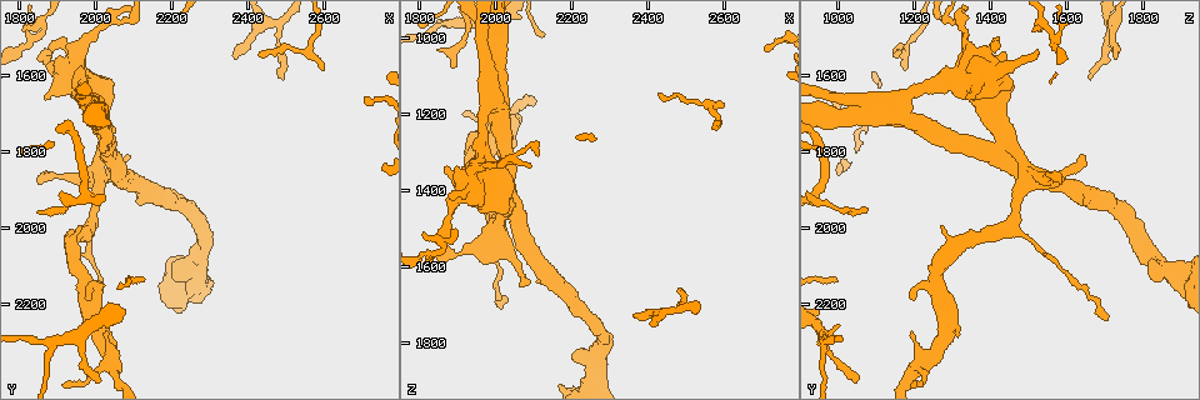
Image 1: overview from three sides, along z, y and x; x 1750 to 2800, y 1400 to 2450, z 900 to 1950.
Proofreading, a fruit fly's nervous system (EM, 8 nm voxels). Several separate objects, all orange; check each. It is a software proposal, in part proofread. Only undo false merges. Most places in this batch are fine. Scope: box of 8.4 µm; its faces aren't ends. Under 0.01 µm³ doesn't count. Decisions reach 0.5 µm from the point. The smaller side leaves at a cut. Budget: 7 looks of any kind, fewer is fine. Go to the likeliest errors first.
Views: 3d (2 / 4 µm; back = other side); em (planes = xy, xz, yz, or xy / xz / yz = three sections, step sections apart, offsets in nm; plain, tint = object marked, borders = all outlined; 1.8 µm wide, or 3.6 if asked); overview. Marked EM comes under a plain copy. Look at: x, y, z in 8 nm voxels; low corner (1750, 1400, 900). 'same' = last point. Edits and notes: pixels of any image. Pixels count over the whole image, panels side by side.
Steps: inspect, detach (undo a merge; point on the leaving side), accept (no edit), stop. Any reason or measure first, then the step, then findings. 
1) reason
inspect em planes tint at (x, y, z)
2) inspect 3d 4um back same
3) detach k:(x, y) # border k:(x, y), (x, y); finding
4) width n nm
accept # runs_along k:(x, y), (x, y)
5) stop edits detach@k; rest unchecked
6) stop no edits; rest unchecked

looks like a crossing
inspect em 3.6um planes tint at (2025, 1785, 1445)

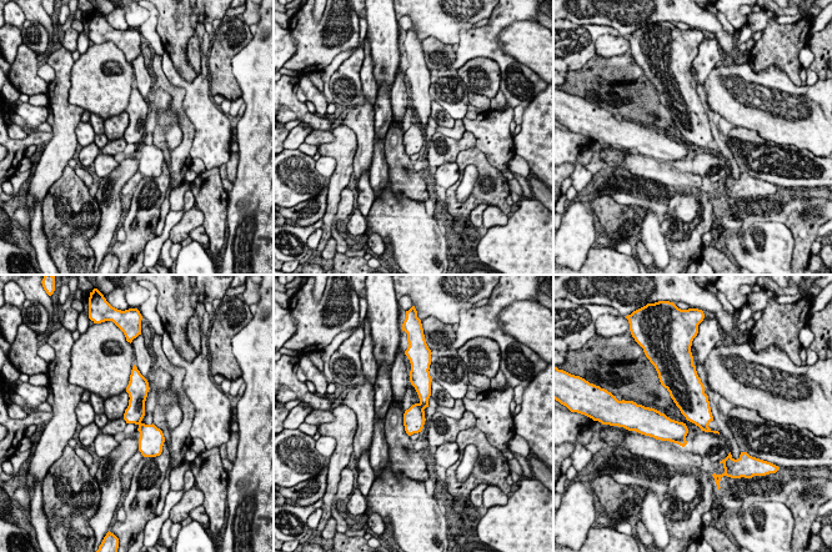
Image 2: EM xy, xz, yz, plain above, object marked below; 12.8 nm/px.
detach 2:(422, 387) # border 2:(419, 404), (424, 409); two neurons meet here

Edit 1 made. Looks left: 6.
see it whole again
inspect overview

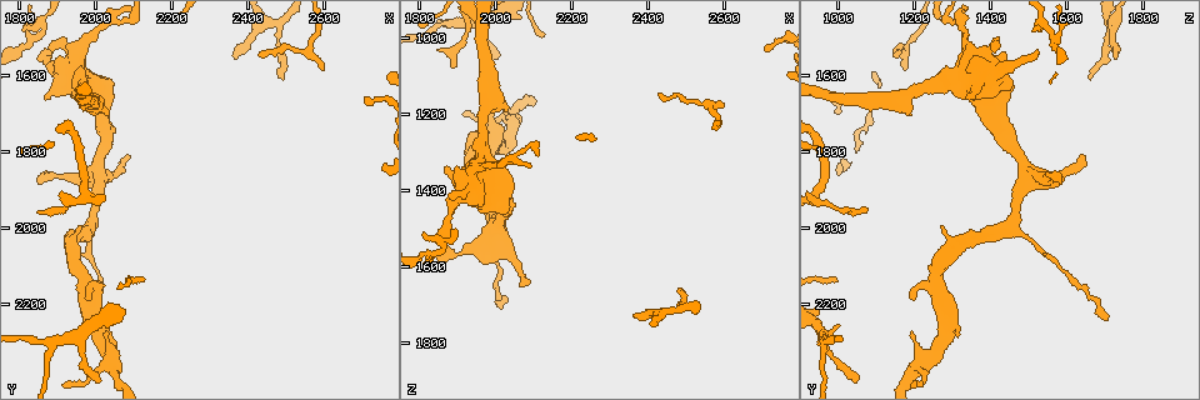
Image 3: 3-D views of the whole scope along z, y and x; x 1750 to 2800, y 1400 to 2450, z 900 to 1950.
looks like a crossing
inspect 3d 4um at (1940, 1555, 1350)

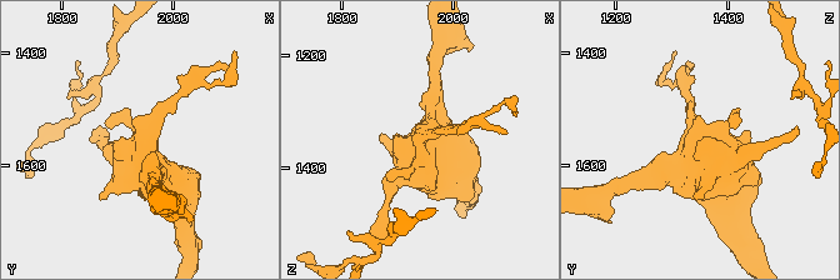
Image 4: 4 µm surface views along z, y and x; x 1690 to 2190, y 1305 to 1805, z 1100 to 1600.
now the EM
inspect em 3.6um planes tint at (1940, 1565, 1350)

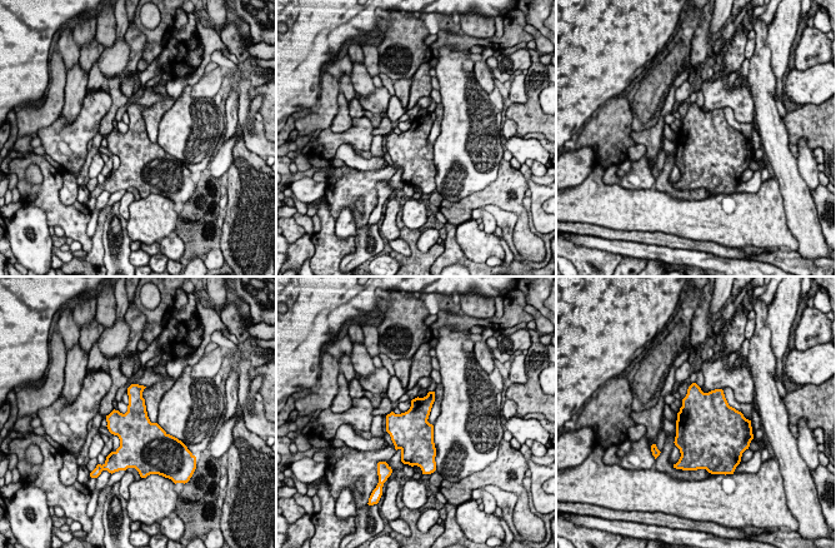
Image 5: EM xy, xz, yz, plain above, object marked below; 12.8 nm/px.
width 460 nm
accept # continuous, no second neuron

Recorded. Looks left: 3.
stop edits detach@2; rest unchecked

